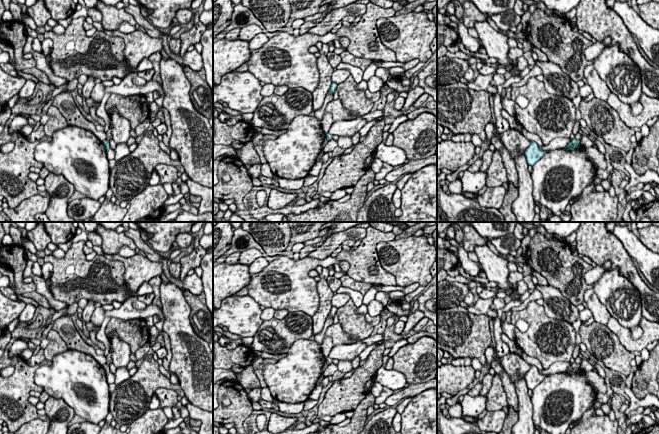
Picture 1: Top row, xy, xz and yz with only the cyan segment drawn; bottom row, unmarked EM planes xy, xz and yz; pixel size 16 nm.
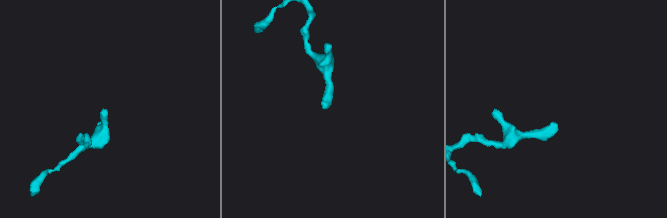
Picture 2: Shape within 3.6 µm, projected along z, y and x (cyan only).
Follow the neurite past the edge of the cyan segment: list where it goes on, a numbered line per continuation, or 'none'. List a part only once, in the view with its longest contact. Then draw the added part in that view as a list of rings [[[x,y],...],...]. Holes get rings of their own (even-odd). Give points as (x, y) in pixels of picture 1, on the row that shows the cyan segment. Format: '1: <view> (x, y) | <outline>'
none

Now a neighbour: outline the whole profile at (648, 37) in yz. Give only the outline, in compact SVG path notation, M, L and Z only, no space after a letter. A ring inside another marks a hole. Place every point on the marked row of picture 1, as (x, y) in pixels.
M615 0L612 9L622 18L630 33L637 37L647 57L659 66L659 29L648 25L628 2Z

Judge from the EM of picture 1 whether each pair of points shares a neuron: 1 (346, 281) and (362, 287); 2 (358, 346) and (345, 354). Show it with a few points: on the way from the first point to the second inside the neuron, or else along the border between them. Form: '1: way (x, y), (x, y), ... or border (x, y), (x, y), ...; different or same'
1: way (350, 283), (358, 286); same
2: way (355, 349), (348, 352); same

